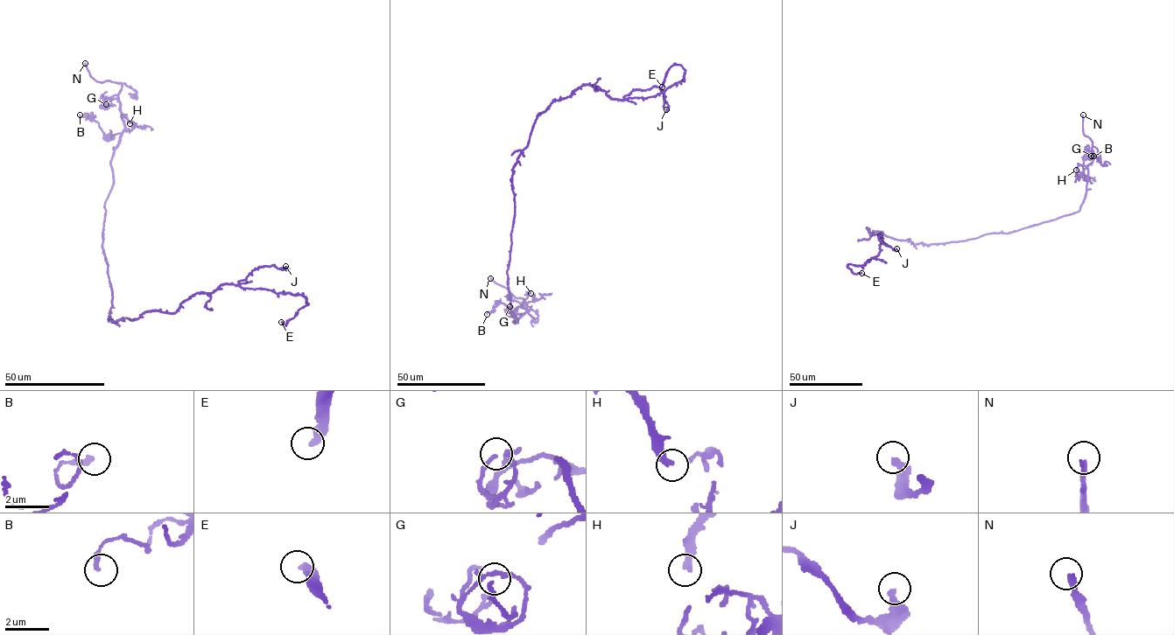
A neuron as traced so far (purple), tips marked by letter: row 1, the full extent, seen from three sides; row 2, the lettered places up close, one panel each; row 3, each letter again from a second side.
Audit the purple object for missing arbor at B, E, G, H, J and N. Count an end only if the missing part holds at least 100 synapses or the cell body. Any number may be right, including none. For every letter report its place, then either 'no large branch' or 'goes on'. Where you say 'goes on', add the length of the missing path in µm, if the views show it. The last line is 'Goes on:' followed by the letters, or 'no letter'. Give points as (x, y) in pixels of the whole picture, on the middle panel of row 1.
B: place (487, 314); no large branch
E: place (662, 87); no large branch
G: place (509, 306); no large branch
H: place (530, 293); no large branch
J: place (666, 109); no large branch
N: place (490, 278); goes on; missing 20 µm
Goes on: N

